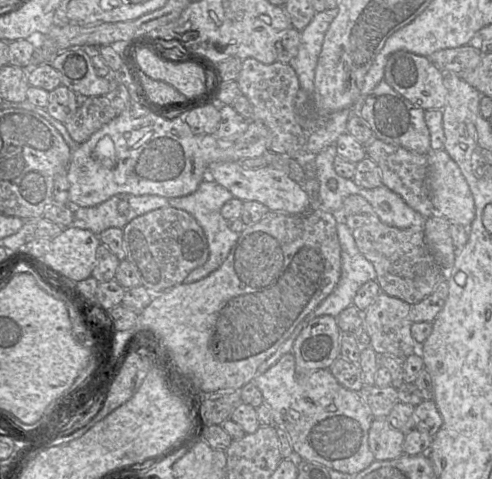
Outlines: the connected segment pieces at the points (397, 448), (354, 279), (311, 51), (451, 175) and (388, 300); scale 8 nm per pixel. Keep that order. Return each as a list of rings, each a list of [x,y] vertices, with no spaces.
[[[386,417],[374,418],[369,432],[368,444],[375,460],[391,460],[403,455],[405,434],[390,425]]]
[[[340,217],[338,218],[337,233],[341,246],[341,276],[336,287],[326,299],[296,326],[291,335],[280,345],[277,351],[258,367],[257,374],[263,374],[284,354],[292,352],[294,341],[310,321],[323,315],[337,317],[344,309],[353,304],[354,297],[363,284],[376,279],[377,273],[373,264],[360,253],[349,227],[344,221],[340,220]]]
[[[337,7],[316,12],[311,22],[301,31],[298,53],[289,62],[298,76],[300,87],[309,93],[311,98],[314,90],[315,69],[325,34],[337,14]]]
[[[443,149],[427,155],[428,188],[436,213],[469,228],[475,218],[474,199],[459,166]]]
[[[383,291],[363,312],[370,346],[378,355],[401,358],[418,352],[420,345],[411,335],[411,305]]]

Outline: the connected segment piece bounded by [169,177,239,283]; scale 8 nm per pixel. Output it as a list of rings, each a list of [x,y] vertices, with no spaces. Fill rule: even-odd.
[[[206,177],[192,194],[169,199],[169,206],[184,210],[191,214],[202,227],[209,247],[209,258],[206,263],[194,270],[185,278],[184,283],[197,282],[217,270],[227,258],[232,246],[239,237],[239,233],[229,229],[227,220],[221,215],[222,206],[234,195],[213,179]]]

